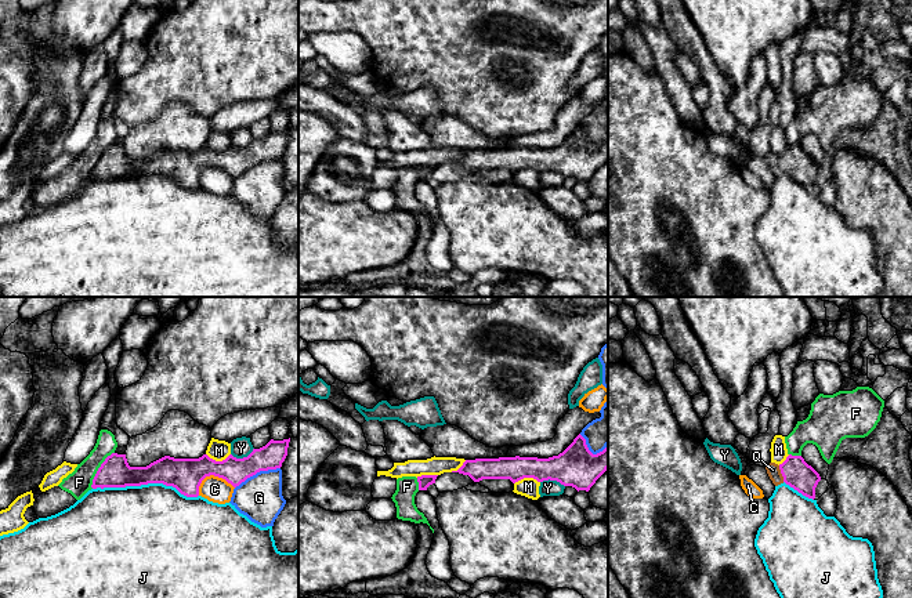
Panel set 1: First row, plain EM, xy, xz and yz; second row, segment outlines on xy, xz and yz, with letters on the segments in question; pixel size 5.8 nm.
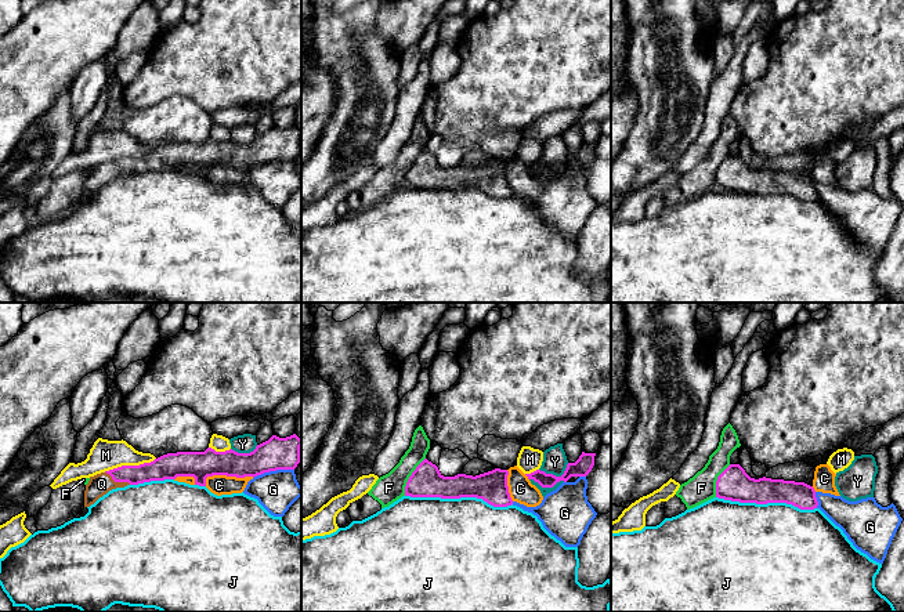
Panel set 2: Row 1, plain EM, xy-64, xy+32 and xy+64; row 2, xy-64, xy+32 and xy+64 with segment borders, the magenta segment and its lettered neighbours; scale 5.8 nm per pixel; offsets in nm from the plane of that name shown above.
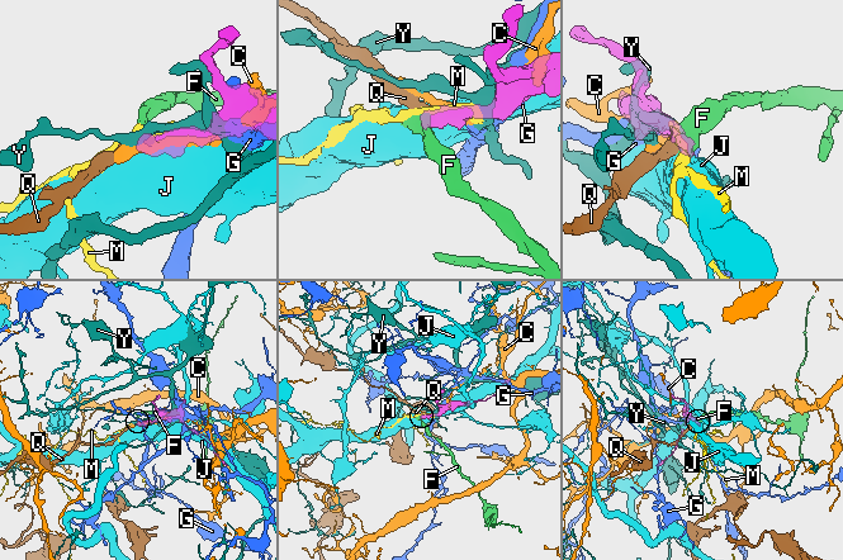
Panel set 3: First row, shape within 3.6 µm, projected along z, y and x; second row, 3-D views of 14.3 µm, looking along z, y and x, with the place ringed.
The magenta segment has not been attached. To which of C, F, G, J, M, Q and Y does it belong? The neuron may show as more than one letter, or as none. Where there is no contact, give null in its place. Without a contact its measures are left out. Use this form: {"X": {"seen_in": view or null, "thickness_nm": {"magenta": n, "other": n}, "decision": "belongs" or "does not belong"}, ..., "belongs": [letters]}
{"C": {"seen_in": "xy", "thickness_nm": {"magenta": 190, "other": 150}, "decision": "does not belong"}, "F": {"seen_in": "xy", "thickness_nm": {"magenta": 180, "other": 150}, "decision": "does not belong"}, "G": {"seen_in": "xy", "thickness_nm": {"magenta": 150, "other": 260}, "decision": "does not belong"}, "J": {"seen_in": "xy", "thickness_nm": {"magenta": 190, "other": 500}, "decision": "does not belong"}, "M": {"seen_in": "xz", "thickness_nm": {"magenta": 200, "other": 110}, "decision": "does not belong"}, "Q": {"seen_in": "yz", "thickness_nm": {"magenta": 170, "other": 80}, "decision": "belongs"}, "Y": {"seen_in": "xy", "thickness_nm": {"magenta": 150, "other": 120}, "decision": "does not belong"}, "belongs": ["Q"]}

